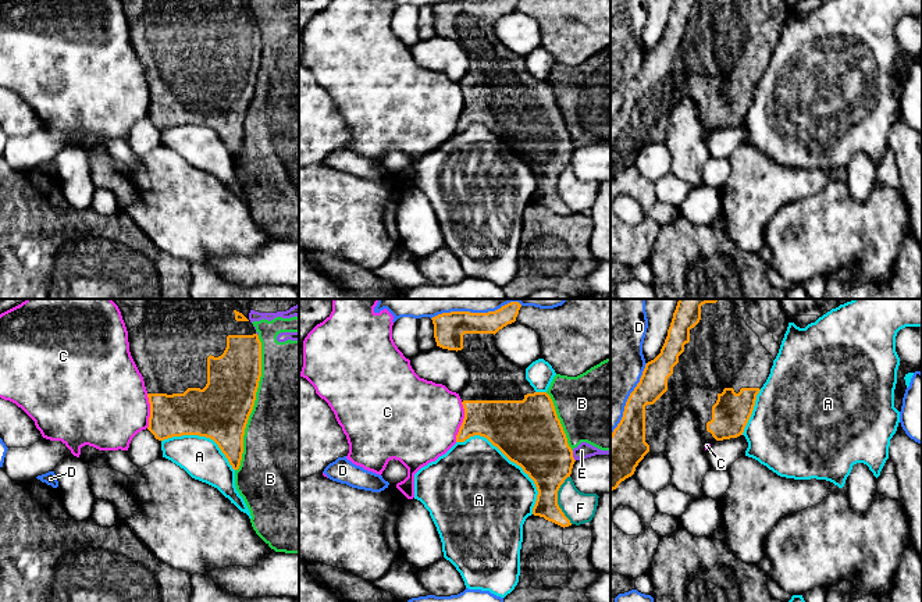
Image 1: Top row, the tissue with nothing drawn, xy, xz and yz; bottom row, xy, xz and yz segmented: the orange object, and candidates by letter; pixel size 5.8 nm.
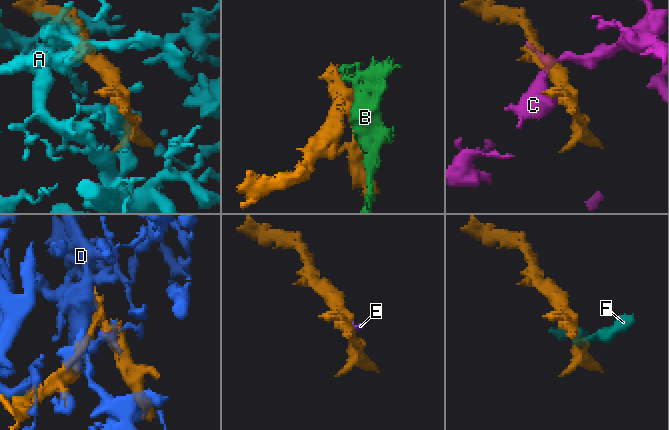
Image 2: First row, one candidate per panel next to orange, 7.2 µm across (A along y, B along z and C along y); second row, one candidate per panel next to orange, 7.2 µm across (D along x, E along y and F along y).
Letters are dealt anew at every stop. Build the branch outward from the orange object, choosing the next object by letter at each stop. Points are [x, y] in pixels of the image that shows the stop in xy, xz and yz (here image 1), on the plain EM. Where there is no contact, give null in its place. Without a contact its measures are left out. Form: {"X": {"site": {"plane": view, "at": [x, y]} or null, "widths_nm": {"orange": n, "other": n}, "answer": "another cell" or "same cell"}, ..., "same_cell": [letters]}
{"A": {"site": {"plane": "xz", "at": [512, 149]}, "widths_nm": {"orange": 380, "other": 480}, "answer": "another cell"}, "B": {"site": {"plane": "xy", "at": [253, 92]}, "widths_nm": {"orange": 320, "other": 500}, "answer": "another cell"}, "C": {"site": {"plane": "xz", "at": [463, 110]}, "widths_nm": {"orange": 280, "other": 460}, "answer": "another cell"}, "D": {"site": {"plane": "yz", "at": [627, 88]}, "widths_nm": {"orange": 200, "other": 380}, "answer": "another cell"}, "E": {"site": {"plane": "xz", "at": [572, 145]}, "widths_nm": {"orange": 360, "other": 90}, "answer": "another cell"}, "F": {"site": {"plane": "xz", "at": [556, 188]}, "widths_nm": {"orange": 300, "other": 180}, "answer": "another cell"}, "same_cell": []}

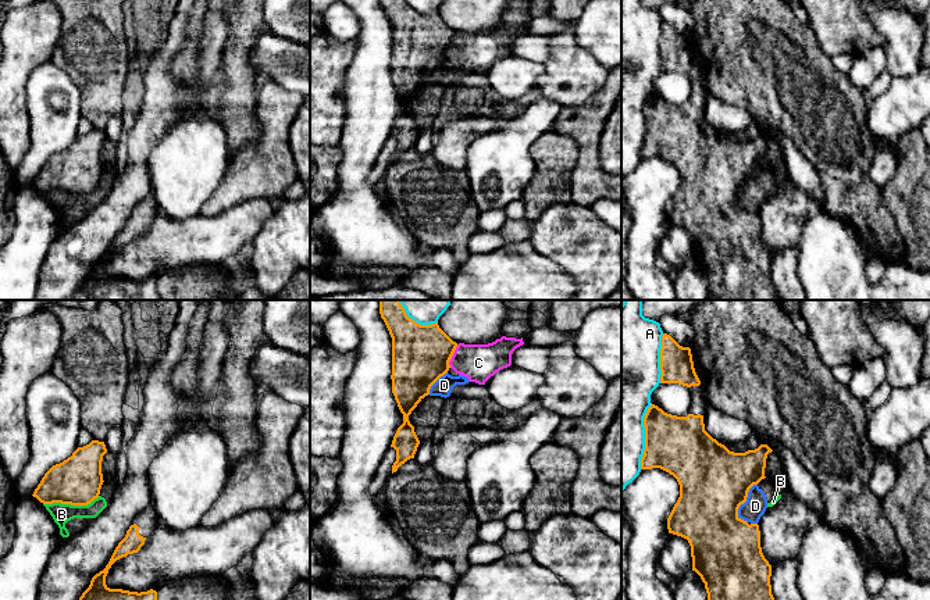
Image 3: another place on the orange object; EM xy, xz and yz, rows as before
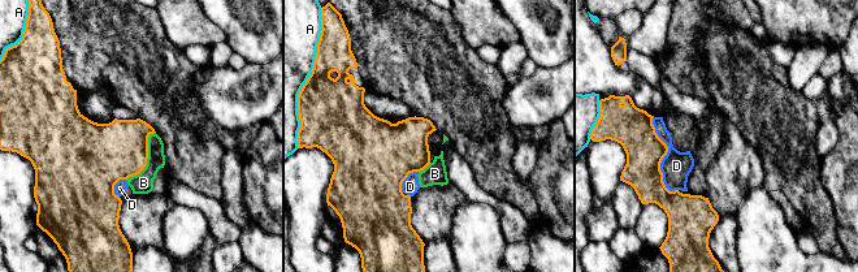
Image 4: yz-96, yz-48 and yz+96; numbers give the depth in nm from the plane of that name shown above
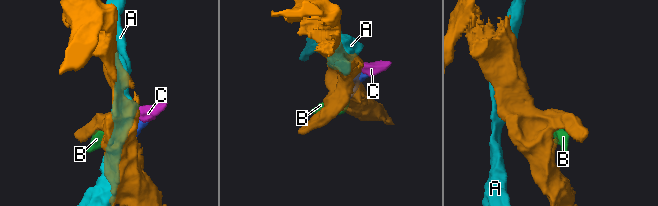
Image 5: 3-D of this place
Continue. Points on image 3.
{"A": {"site": {"plane": "yz", "at": [645, 125]}, "widths_nm": {"orange": 340, "other": 320}, "answer": "another cell"}, "B": {"site": {"plane": "xy", "at": [71, 193]}, "widths_nm": {"orange": 280, "other": 110}, "answer": "another cell"}, "C": {"site": {"plane": "xz", "at": [452, 43]}, "widths_nm": {"orange": 340, "other": 220}, "answer": "another cell"}, "D": {"site": {"plane": "yz", "at": [743, 192]}, "widths_nm": {"orange": 400, "other": 130}, "answer": "another cell"}, "same_cell": []}

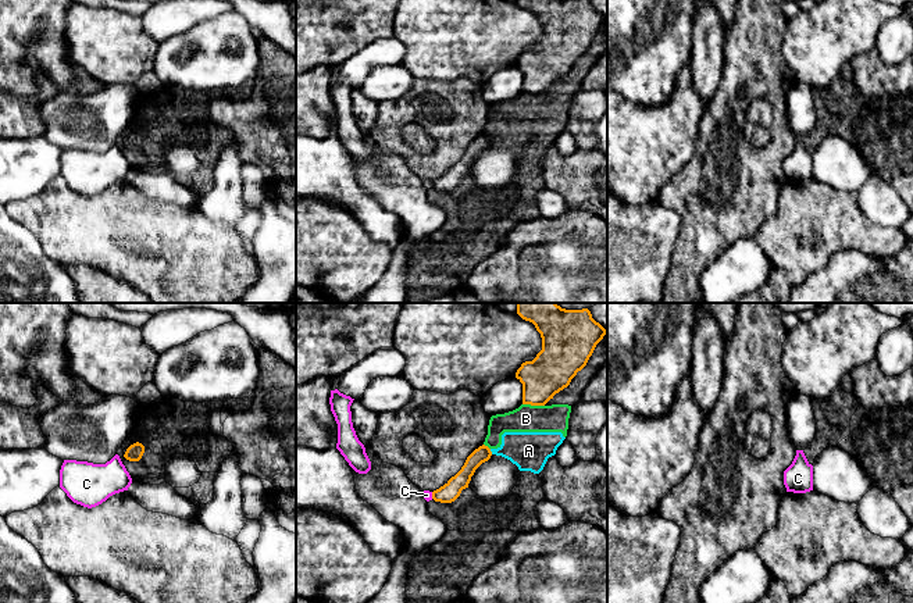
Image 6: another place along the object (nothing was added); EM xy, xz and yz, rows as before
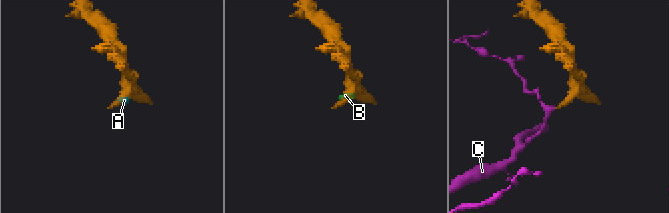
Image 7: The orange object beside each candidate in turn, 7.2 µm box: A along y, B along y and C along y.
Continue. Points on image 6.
{"A": {"site": {"plane": "xz", "at": [491, 141]}, "widths_nm": {"orange": 100, "other": 220}, "answer": "another cell"}, "B": {"site": {"plane": "xz", "at": [534, 93]}, "widths_nm": {"orange": 240, "other": 160}, "answer": "another cell"}, "C": {"site": {"plane": "xz", "at": [432, 184]}, "widths_nm": {"orange": 110, "other": 50}, "answer": "another cell"}, "same_cell": []}

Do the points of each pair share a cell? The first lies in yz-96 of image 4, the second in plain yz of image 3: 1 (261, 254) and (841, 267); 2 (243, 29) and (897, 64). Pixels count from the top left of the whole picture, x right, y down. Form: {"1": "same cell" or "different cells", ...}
{"1": "same cell", "2": "same cell"}

